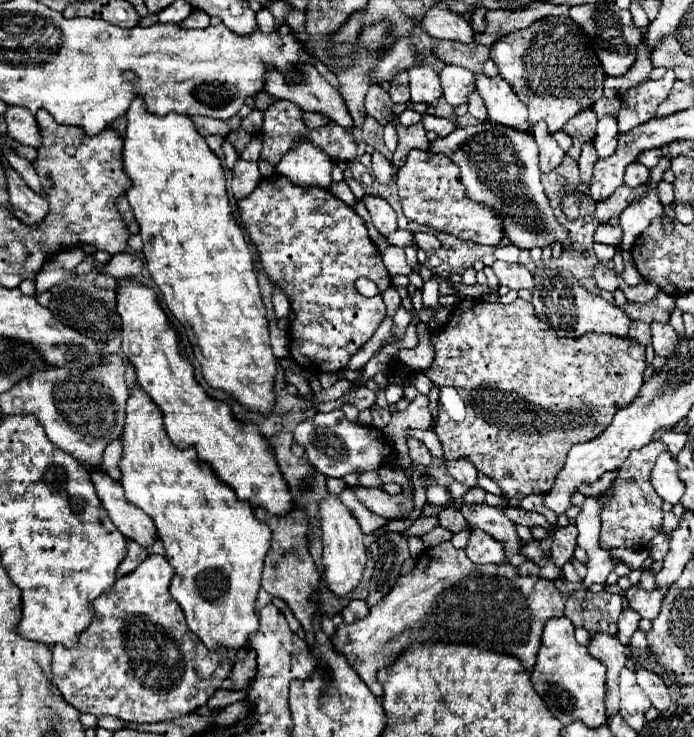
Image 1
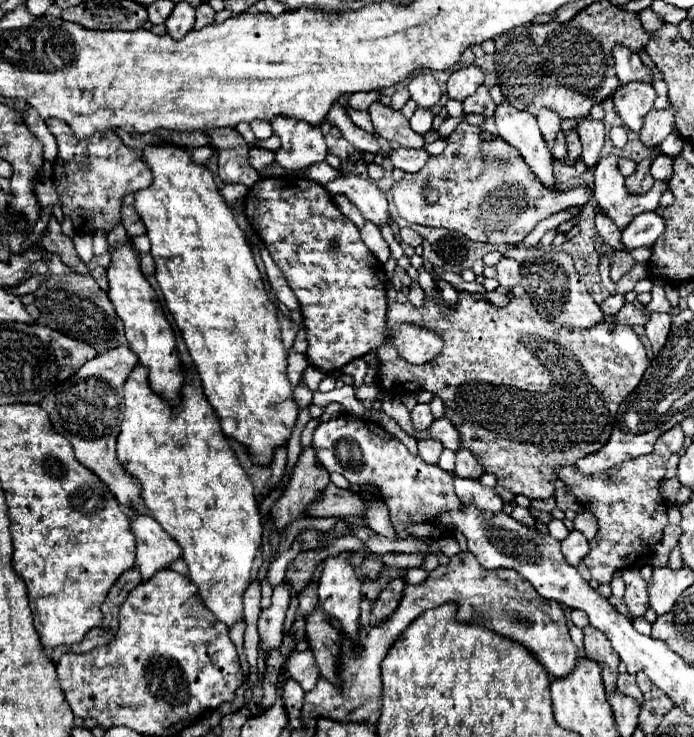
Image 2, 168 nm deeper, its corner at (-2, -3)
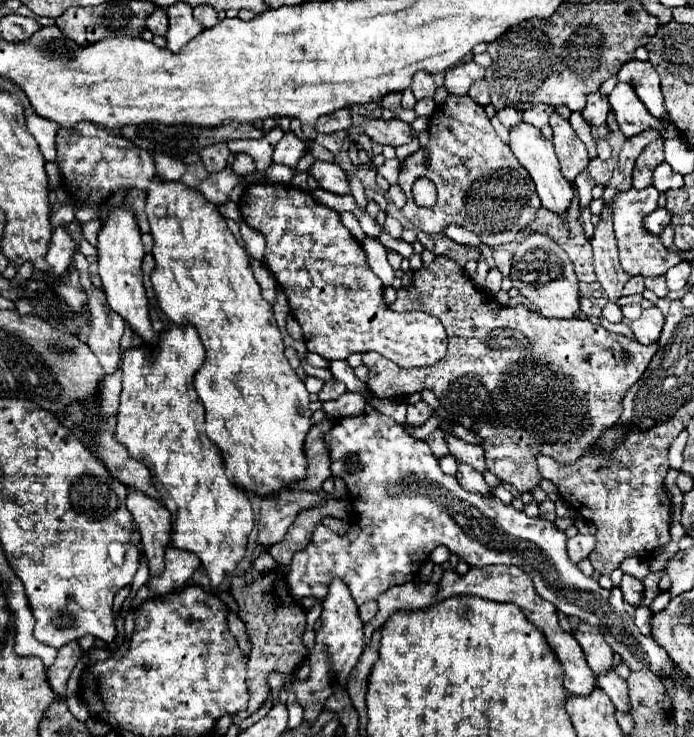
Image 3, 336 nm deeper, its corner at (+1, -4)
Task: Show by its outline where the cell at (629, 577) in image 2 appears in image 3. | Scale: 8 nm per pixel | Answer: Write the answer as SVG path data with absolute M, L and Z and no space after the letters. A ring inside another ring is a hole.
M623 575L619 589L623 591L623 599L625 599L629 605L637 607L637 605L641 603L641 591L643 591L643 583L641 583L639 579L635 579L635 577L631 577L631 575Z

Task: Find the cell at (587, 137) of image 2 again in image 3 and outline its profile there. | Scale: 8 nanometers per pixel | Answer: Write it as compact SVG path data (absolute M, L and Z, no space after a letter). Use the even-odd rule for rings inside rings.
M597 91L597 93L589 95L587 107L583 109L583 117L589 121L591 127L599 127L601 123L605 123L609 111L611 111L611 105L609 105L607 95L603 95L601 91Z

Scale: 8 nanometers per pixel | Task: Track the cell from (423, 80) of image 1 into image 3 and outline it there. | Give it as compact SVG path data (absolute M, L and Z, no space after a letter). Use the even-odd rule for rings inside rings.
M417 71L411 83L411 91L415 95L415 99L425 99L425 97L433 97L435 95L435 83L433 77L425 71Z

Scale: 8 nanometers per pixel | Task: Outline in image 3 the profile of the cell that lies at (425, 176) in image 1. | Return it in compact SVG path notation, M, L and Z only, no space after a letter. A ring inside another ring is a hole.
M449 95L447 101L443 105L439 105L429 119L431 119L429 121L429 145L425 149L419 149L417 153L409 155L401 163L398 184L407 197L407 203L401 209L401 213L419 231L425 231L425 233L441 233L447 225L455 223L455 225L479 235L481 243L485 243L489 247L513 241L515 235L537 217L537 211L541 207L529 173L517 161L511 147L499 139L489 117L485 115L483 107L479 103L475 103L469 95L461 95L461 97ZM419 177L429 179L437 187L437 203L431 209L423 209L413 201L413 183Z

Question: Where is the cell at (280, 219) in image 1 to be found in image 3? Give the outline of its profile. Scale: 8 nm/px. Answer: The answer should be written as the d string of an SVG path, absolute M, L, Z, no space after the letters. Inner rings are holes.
M253 183L246 187L245 194L238 202L243 221L253 229L261 231L267 239L263 265L271 271L275 281L283 287L293 317L303 329L305 345L311 353L319 353L327 361L347 359L361 351L377 351L401 367L425 367L439 361L447 351L447 333L441 321L429 313L405 311L397 313L387 307L383 295L383 283L367 265L365 253L359 241L341 223L339 213L317 205L307 191L291 185Z

